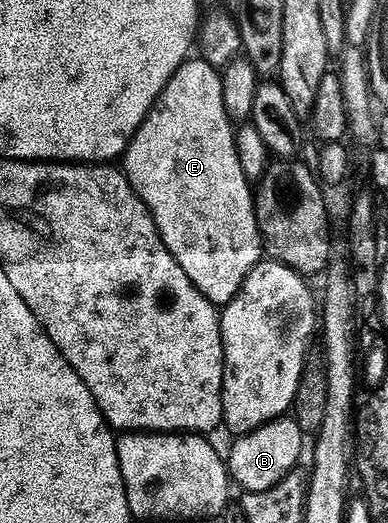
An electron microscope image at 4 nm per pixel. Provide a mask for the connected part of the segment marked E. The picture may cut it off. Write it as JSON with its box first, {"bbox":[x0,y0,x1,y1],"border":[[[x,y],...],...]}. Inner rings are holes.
{"bbox":[123,57,263,305],"border":[[[200,57],[190,58],[178,71],[171,77],[171,81],[163,89],[161,96],[157,98],[157,104],[149,111],[149,116],[143,121],[143,125],[133,135],[129,142],[129,147],[124,153],[123,174],[135,189],[138,197],[145,202],[147,209],[153,214],[155,225],[161,234],[161,240],[167,245],[167,249],[179,261],[183,273],[191,277],[195,289],[203,293],[214,305],[224,305],[239,293],[243,281],[257,268],[258,263],[263,259],[263,244],[261,242],[261,230],[257,227],[257,208],[255,206],[255,191],[249,179],[243,173],[243,165],[239,165],[239,153],[237,152],[237,140],[235,138],[234,124],[230,123],[227,117],[227,109],[223,105],[223,81],[222,72],[218,68],[212,67]]]}

